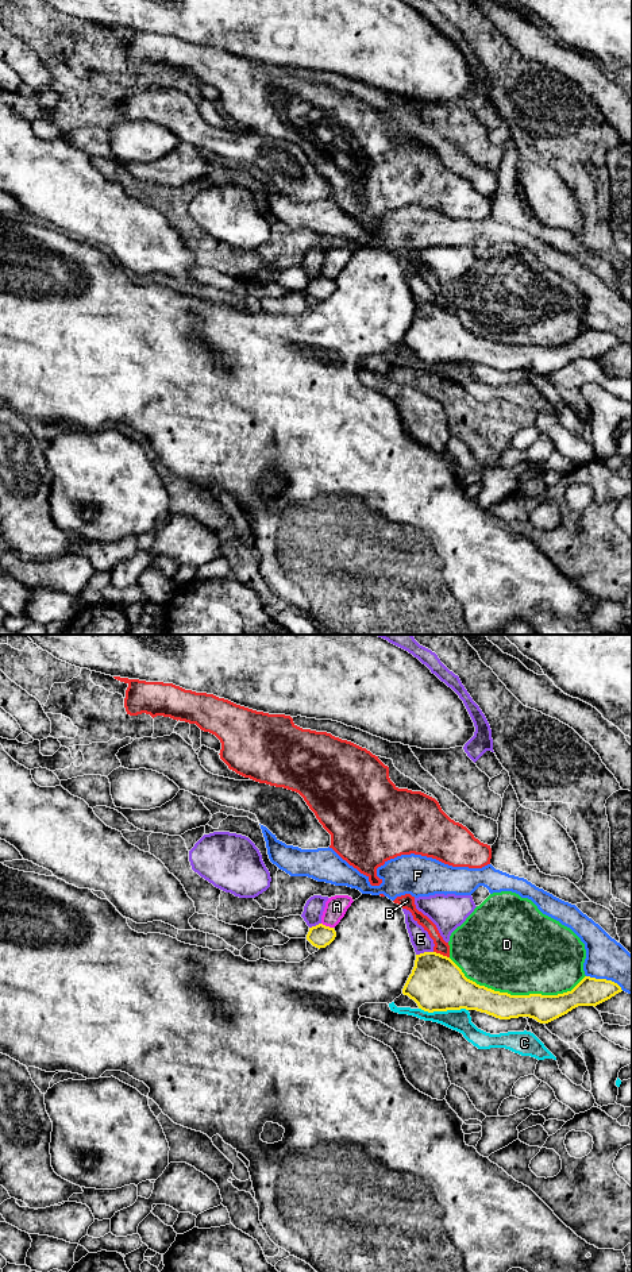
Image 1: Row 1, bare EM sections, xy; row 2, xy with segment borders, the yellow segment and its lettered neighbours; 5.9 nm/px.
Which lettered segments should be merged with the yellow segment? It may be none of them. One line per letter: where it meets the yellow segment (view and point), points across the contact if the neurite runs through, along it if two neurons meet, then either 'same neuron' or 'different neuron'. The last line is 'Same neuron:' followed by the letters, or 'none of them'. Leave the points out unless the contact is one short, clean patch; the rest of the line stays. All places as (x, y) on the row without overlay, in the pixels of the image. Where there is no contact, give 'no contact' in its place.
A: contact xy (327, 278); border xy (322, 274), (332, 280); different neuron
B: contact xy (442, 307); different neuron
C: contact xy (443, 362); different neuron
D: contact xy (516, 347); different neuron
E: contact xy (424, 304); different neuron
F: contact xy (605, 331); different neuron
Same neuron: none of them

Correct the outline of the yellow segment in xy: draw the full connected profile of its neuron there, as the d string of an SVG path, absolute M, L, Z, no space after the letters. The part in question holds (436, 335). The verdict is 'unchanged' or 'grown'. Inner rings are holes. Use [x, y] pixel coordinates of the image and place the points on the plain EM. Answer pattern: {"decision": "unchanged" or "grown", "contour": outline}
{"decision": "unchanged", "contour": "M436 304L416 307L412 325L402 340L404 347L428 365L466 361L500 371L529 369L540 375L548 375L578 358L596 359L621 343L612 332L585 328L563 346L510 347L467 331L450 309Z"}

